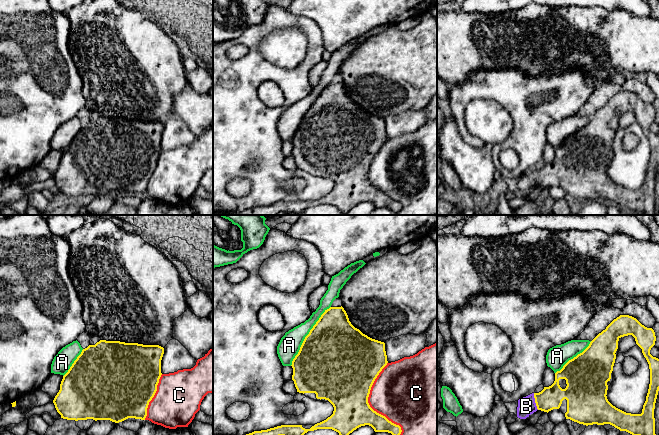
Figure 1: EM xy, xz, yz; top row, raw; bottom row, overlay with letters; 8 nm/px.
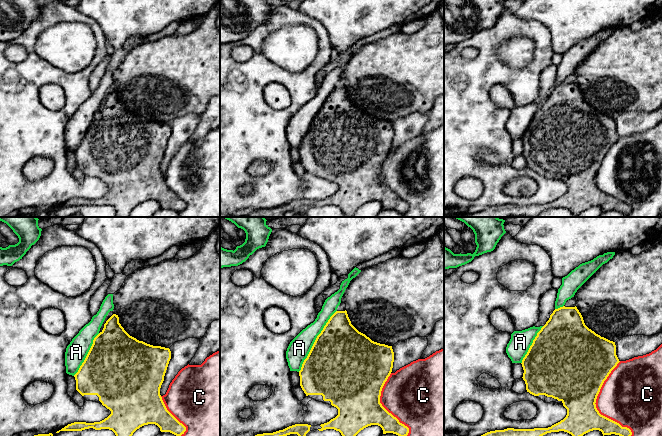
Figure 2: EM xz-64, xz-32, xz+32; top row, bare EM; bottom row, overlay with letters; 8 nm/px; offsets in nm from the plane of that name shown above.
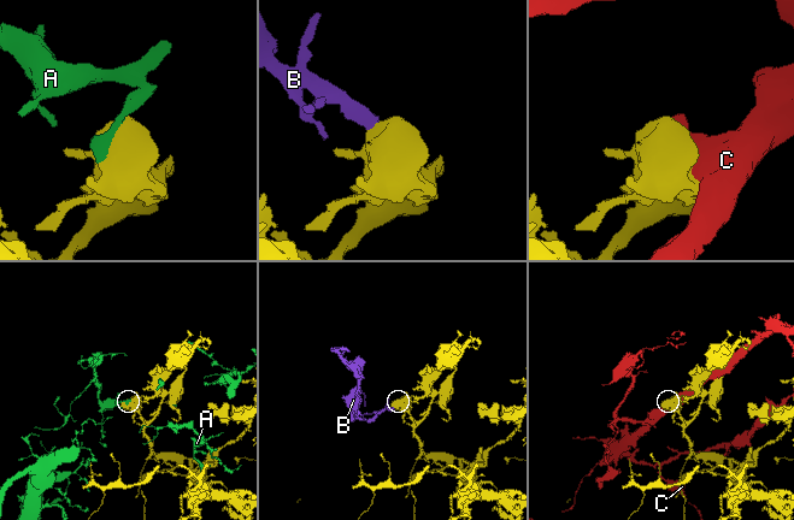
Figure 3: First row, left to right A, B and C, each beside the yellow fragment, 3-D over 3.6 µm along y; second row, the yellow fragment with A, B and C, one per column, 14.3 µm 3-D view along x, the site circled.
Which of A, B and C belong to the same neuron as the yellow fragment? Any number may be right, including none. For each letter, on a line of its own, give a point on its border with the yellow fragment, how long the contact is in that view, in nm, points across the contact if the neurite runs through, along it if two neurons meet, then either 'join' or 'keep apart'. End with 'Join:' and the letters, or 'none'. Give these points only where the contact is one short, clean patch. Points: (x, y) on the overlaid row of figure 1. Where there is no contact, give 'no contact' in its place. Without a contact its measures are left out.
A: contact xz (306, 336); length 600 nm; keep apart
B: contact yz (535, 401); length 140 nm; way yz (551, 397), (545, 401), (535, 401), (526, 406); join
C: contact xz (368, 403); length 600 nm; keep apart
Join: B

